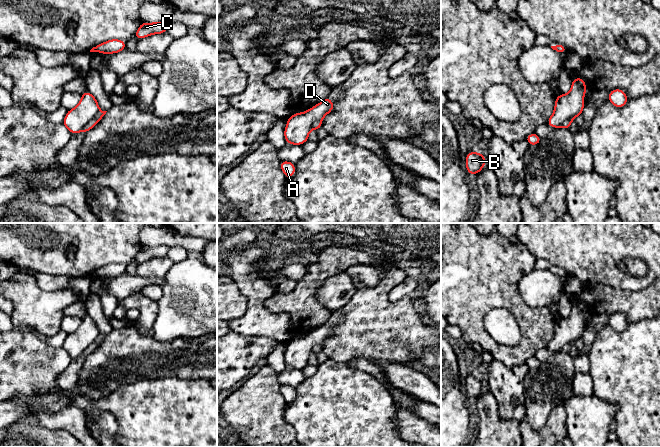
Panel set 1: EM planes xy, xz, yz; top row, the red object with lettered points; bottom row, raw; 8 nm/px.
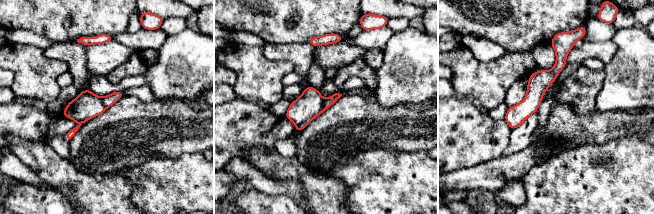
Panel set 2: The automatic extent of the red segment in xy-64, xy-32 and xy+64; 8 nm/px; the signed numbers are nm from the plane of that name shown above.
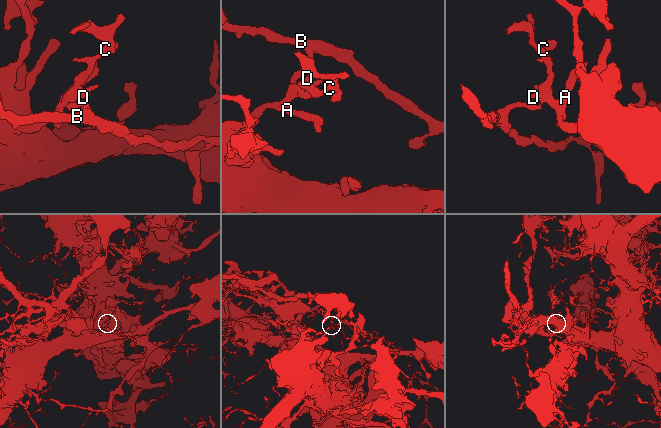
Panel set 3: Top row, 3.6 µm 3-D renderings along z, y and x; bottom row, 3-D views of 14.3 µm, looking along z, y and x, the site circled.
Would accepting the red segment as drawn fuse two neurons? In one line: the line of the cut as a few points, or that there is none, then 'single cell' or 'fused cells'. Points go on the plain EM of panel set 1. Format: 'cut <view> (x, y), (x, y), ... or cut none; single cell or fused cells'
cut xy (100, 335), (82, 354); fused cells

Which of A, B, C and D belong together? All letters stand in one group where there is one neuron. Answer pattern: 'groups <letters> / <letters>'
groups A C D / B

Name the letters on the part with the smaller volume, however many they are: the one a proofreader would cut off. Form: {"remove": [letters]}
{"remove": ["B"]}

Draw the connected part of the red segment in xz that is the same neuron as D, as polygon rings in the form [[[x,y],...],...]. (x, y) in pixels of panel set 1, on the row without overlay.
[[[328,320],[311,333],[302,337],[295,337],[289,341],[284,354],[285,366],[293,369],[302,369],[308,365],[309,356],[313,353],[313,350],[321,346],[333,333],[334,328]]]

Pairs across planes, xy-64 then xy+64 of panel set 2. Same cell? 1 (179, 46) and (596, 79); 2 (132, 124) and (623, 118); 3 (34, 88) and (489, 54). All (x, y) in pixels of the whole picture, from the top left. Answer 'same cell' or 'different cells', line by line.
1: different cells
2: same cell
3: different cells

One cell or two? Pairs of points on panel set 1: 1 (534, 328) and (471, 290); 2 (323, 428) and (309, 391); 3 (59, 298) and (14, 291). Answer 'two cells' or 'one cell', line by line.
1: one cell
2: one cell
3: one cell

